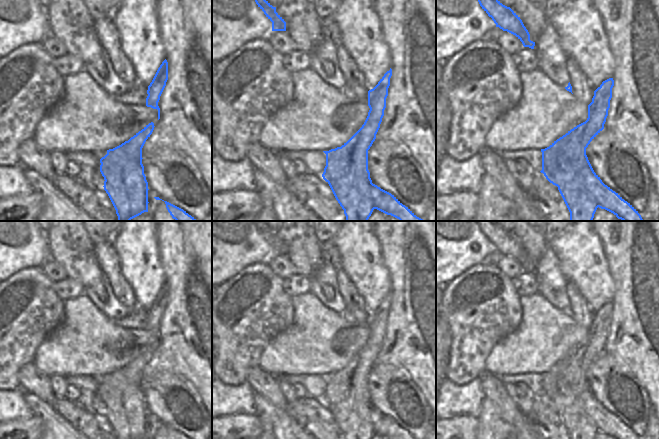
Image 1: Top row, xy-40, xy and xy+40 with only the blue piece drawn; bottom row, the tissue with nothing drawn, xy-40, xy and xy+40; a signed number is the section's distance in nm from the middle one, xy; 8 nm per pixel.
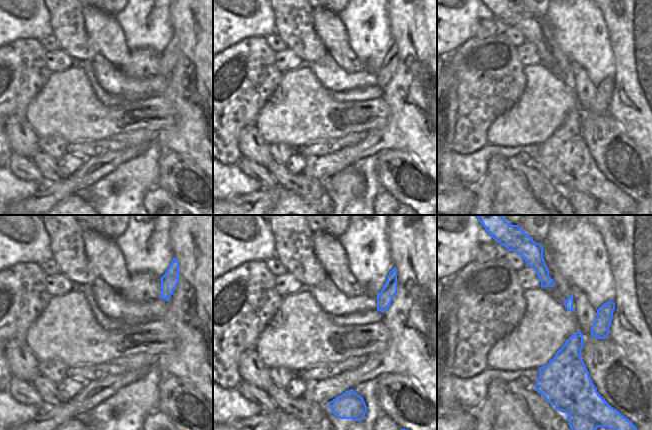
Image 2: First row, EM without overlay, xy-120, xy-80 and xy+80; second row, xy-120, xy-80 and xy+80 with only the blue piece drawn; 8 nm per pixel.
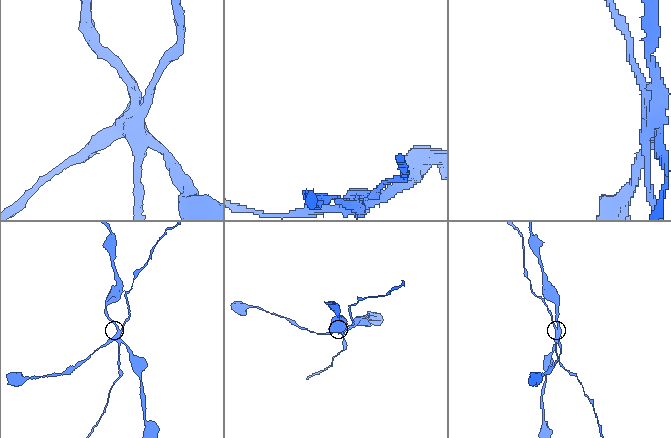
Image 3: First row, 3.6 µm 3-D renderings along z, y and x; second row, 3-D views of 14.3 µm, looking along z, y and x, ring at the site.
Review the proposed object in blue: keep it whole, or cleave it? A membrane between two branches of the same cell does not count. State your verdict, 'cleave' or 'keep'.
cleave

